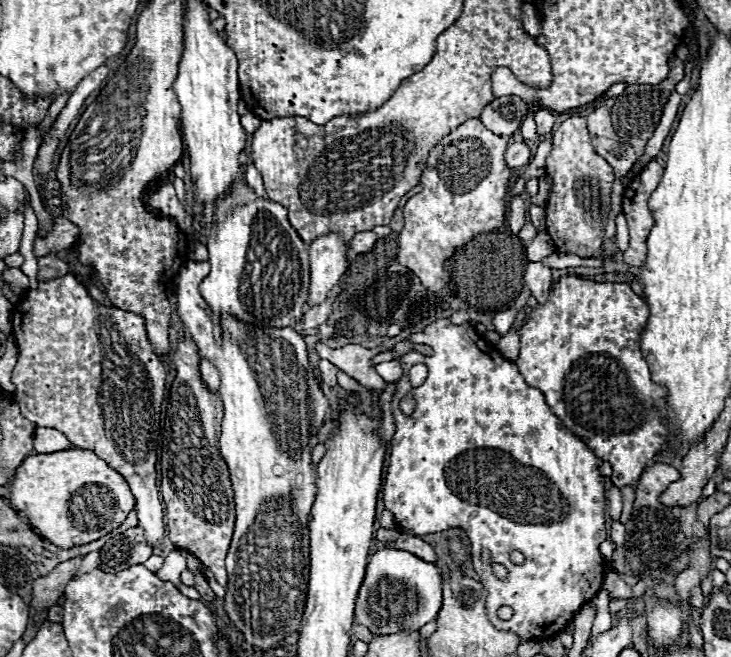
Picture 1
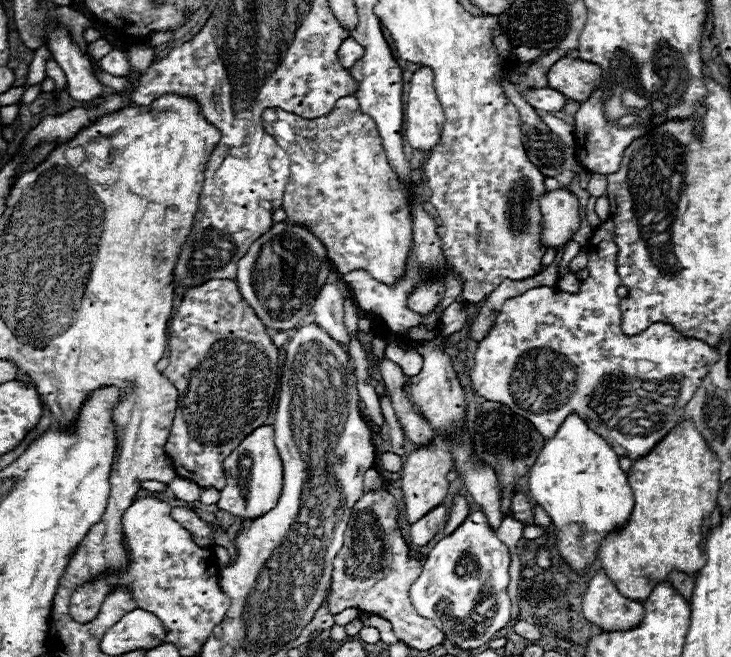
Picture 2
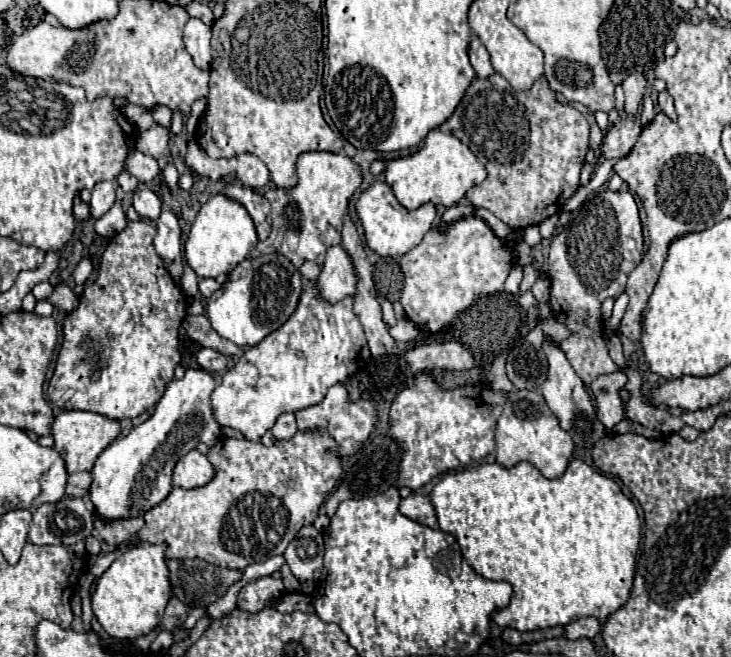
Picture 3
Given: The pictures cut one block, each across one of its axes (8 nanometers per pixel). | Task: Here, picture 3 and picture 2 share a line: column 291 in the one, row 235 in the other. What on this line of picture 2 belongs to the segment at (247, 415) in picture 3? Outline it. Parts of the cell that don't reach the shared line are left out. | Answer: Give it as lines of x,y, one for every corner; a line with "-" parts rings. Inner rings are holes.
354,96
338,100
338,104
326,116
312,120
284,112
280,108
266,108
266,112
262,112
264,124
276,120
288,122
296,136
292,142
282,142
282,148
292,162
290,184
286,186
282,204
288,220
306,224
322,240
322,244
326,244
328,256
340,274
366,270
378,282
394,286
406,274
406,264
412,250
412,216
398,176
386,158
382,138
374,120
360,112
358,100

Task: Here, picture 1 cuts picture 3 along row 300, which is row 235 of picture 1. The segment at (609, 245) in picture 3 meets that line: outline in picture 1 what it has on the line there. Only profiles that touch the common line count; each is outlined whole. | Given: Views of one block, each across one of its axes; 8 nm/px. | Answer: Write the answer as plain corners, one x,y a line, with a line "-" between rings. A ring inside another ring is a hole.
572,116
562,122
556,132
552,132
552,152
546,158
546,176
552,178
546,204
546,230
552,236
556,250
590,258
602,246
614,170
594,152
590,134
586,130
586,118

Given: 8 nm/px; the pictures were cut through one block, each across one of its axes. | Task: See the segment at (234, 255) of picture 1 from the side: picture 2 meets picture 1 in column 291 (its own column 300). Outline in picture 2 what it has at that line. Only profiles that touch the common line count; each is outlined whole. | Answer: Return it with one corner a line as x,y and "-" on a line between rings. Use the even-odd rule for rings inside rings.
278,222
264,232
238,262
236,284
242,298
262,324
266,324
266,330
286,332
310,318
310,304
314,304
318,288
328,282
332,272
334,268
326,254
326,246
306,226

